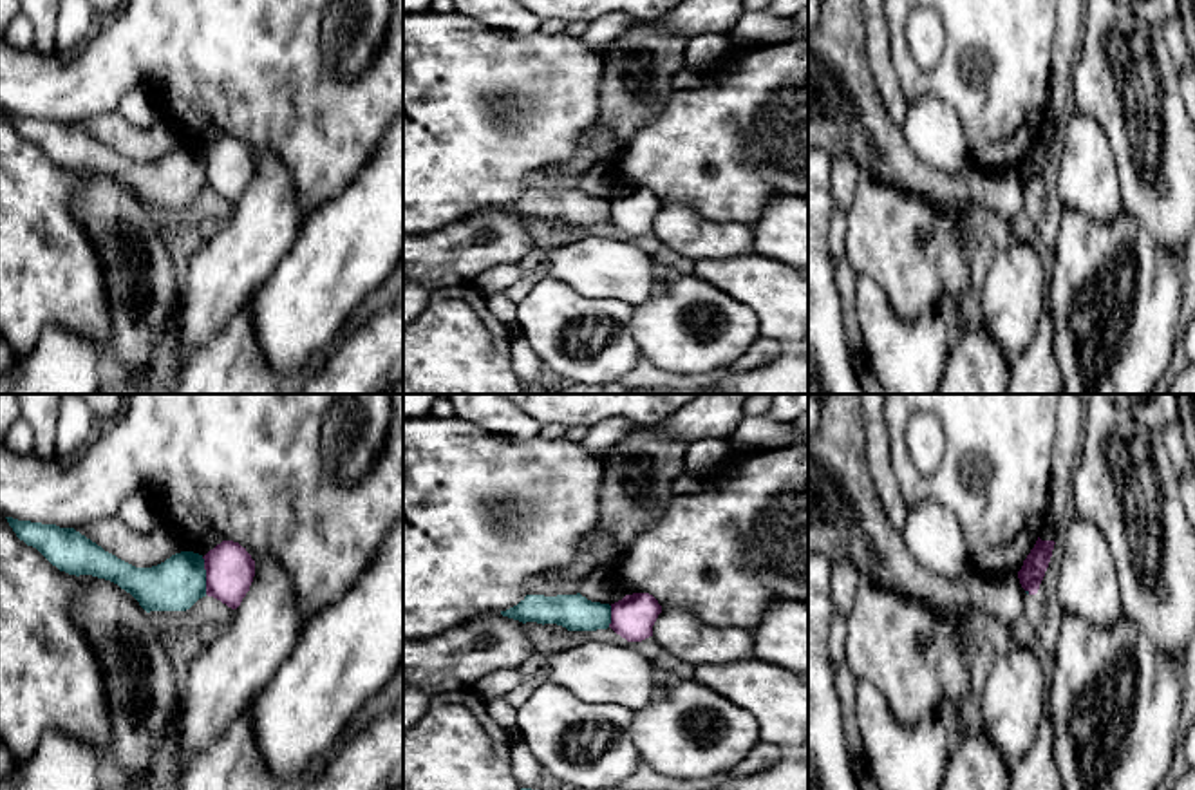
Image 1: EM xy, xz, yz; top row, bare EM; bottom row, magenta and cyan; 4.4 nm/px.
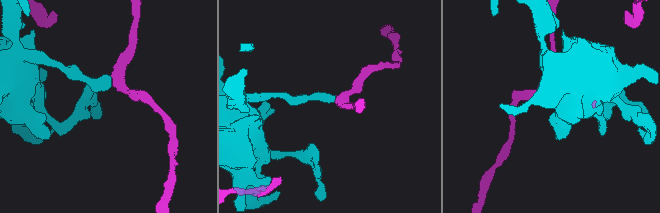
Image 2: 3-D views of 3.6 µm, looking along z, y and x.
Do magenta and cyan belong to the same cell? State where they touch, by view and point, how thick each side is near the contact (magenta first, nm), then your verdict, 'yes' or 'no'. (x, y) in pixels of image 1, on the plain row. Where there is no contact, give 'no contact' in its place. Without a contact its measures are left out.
contact xy (207, 170); calibres 220 and 240 nm; no

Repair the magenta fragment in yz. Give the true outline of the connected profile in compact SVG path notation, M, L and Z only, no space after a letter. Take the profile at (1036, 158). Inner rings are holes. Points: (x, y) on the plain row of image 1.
M1038 132L1034 143L1023 155L1023 161L1018 166L1018 174L1020 174L1021 183L1029 190L1036 190L1040 184L1040 179L1045 172L1045 166L1049 163L1050 152L1052 152L1054 139L1056 139L1054 136L1041 136Z

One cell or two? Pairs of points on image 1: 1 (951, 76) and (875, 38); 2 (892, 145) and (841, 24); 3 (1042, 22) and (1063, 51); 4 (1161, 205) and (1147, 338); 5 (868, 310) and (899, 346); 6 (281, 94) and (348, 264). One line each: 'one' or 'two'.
1: two
2: one
3: two
4: two
5: one
6: two

